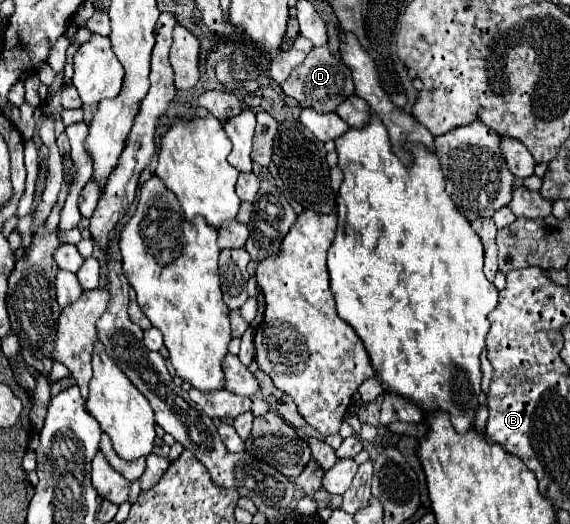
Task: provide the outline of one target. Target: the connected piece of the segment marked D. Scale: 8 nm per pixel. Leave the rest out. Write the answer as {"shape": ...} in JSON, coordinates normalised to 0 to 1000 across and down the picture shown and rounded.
{"shape":[[[574,84],[553,88],[539,103],[532,122],[525,122],[525,130],[518,130],[518,137],[511,137],[511,145],[493,160],[493,172],[500,183],[518,187],[528,198],[528,206],[549,206],[560,214],[584,214],[595,202],[595,191],[605,191],[616,179],[623,179],[612,130],[577,99]]]}

